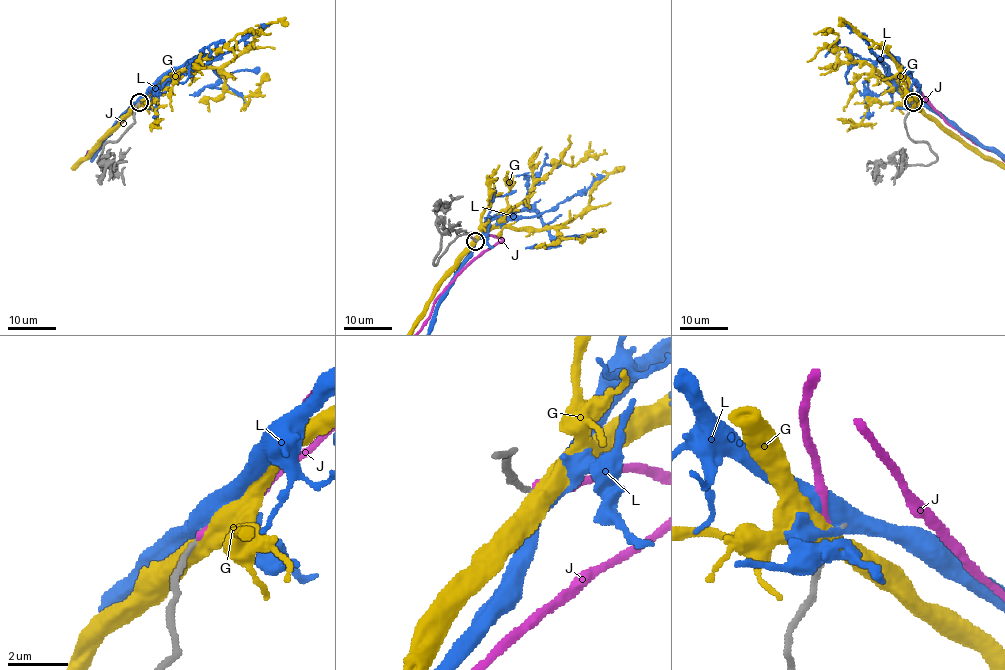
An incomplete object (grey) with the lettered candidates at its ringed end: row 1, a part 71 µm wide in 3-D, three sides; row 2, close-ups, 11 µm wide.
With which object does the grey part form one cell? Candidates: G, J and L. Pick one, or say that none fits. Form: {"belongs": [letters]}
{"belongs": []}

